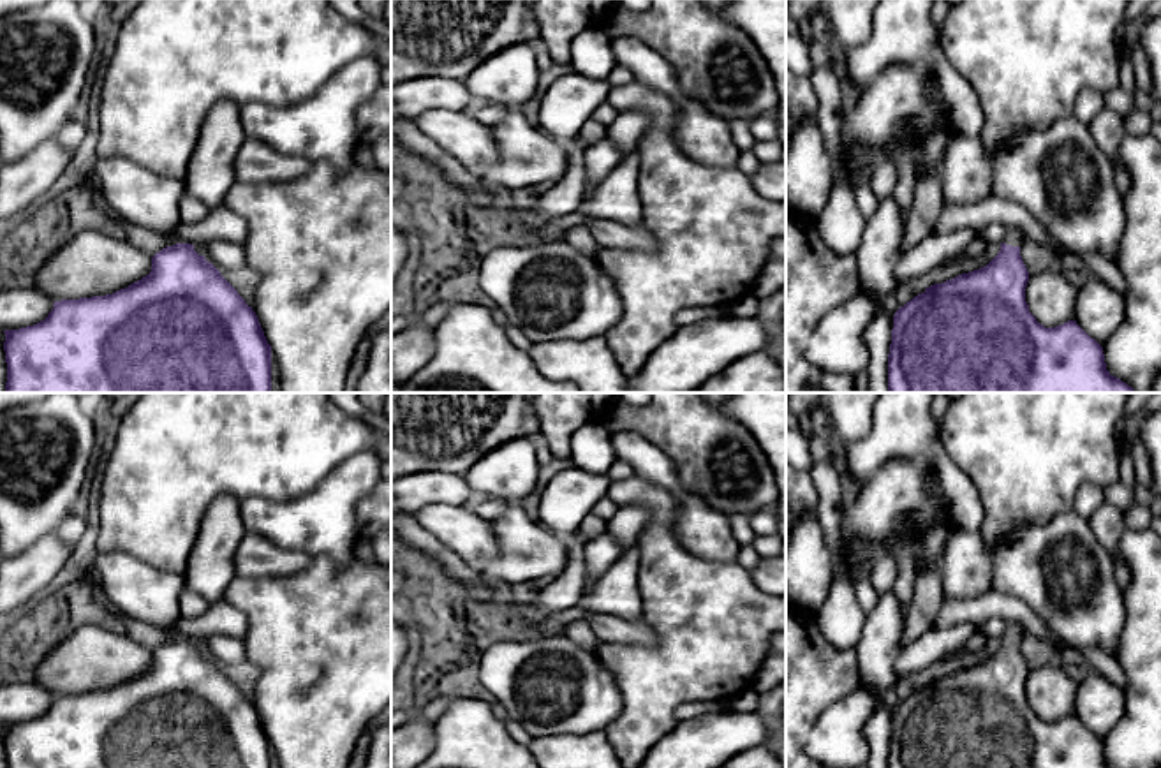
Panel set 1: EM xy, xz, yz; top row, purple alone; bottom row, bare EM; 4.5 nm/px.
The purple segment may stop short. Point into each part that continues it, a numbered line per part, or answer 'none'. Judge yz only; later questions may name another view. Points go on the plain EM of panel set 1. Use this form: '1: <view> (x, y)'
1: yz (1013, 631)

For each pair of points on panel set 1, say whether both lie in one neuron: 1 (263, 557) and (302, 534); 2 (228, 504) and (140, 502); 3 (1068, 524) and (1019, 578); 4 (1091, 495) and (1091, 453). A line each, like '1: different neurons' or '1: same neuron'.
1: different neurons
2: different neurons
3: same neuron
4: different neurons

